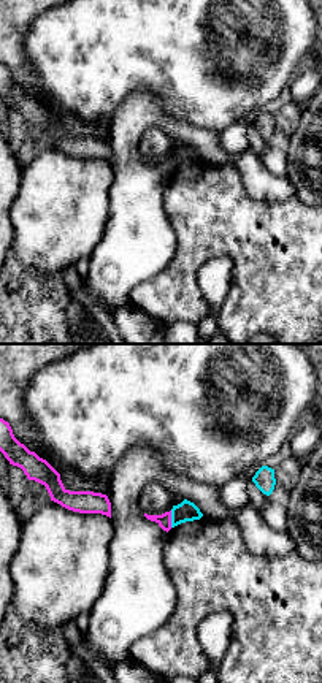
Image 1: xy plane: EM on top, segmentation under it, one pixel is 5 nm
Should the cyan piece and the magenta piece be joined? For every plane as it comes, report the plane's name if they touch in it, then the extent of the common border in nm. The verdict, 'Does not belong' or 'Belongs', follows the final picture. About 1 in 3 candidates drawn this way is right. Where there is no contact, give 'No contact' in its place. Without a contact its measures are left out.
Touches cyan in xy. Shared border 90 nm

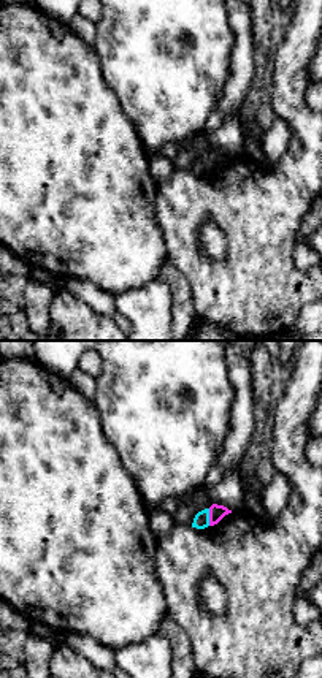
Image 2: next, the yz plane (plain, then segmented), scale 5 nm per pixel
Touches cyan in yz. Shared border 90 nm

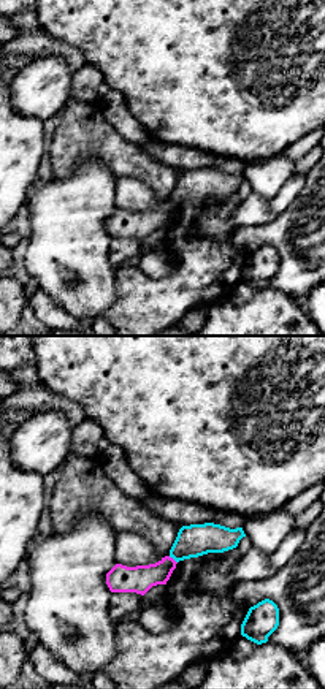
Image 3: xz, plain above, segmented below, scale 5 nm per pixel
Touches cyan in xz. Shared border 60 nm

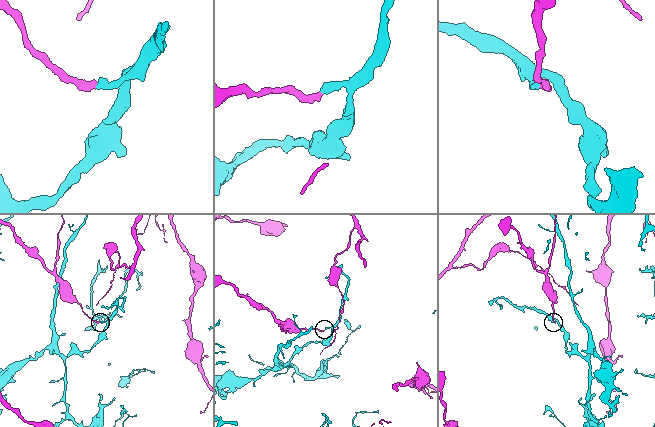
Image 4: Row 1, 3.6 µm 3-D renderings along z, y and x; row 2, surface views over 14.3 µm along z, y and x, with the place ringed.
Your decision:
Does not belong

